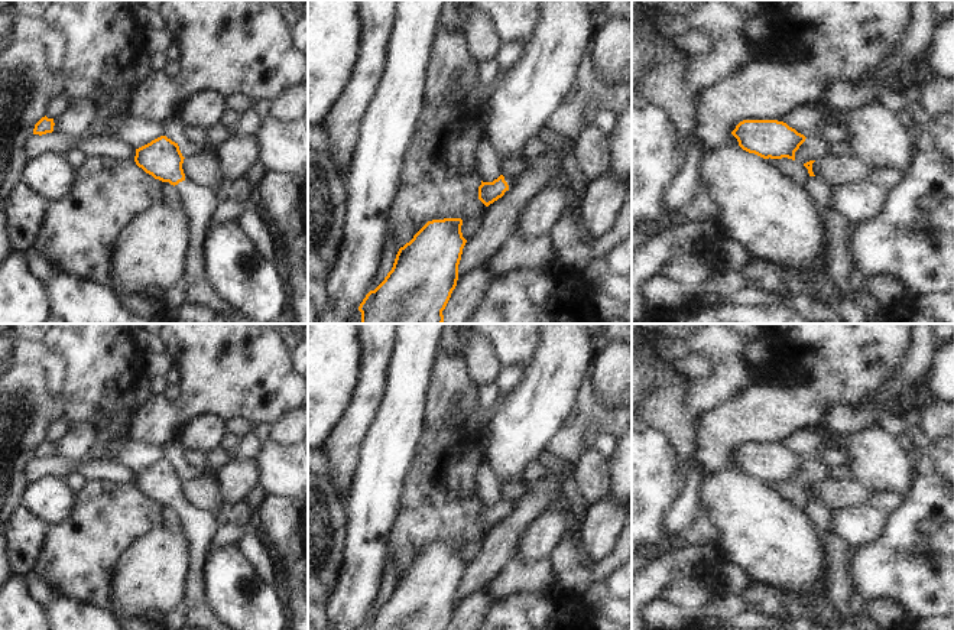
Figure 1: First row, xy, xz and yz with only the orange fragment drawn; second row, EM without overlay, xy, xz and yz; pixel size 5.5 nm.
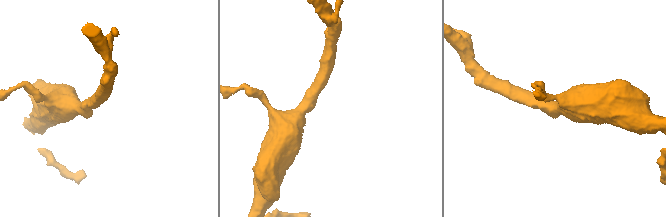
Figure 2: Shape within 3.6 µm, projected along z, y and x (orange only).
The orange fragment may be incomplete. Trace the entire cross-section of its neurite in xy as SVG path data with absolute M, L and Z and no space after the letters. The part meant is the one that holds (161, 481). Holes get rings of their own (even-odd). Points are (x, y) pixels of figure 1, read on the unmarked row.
M160 459L136 472L134 486L146 497L175 510L184 536L191 543L191 574L185 584L185 626L195 630L228 630L210 610L202 585L202 568L217 529L212 517L204 517L185 501L184 480L178 467Z

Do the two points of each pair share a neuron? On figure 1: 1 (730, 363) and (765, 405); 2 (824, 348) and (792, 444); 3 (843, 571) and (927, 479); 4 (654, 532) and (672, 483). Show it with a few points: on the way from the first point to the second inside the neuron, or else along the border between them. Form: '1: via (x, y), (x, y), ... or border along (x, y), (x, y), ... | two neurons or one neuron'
1: border along (753, 379), (719, 403) | two neurons
2: border along (824, 421), (815, 426), (798, 429), (782, 444) | two neurons
3: border along (850, 548), (849, 575), (854, 594) | two neurons
4: via (654, 520), (654, 502), (661, 494) | one neuron

